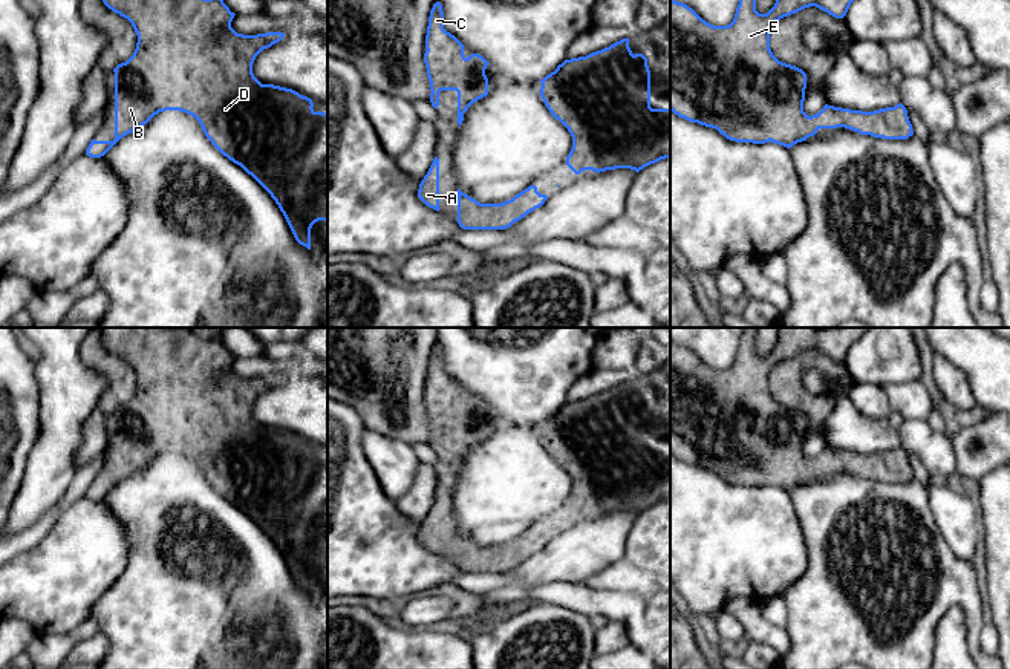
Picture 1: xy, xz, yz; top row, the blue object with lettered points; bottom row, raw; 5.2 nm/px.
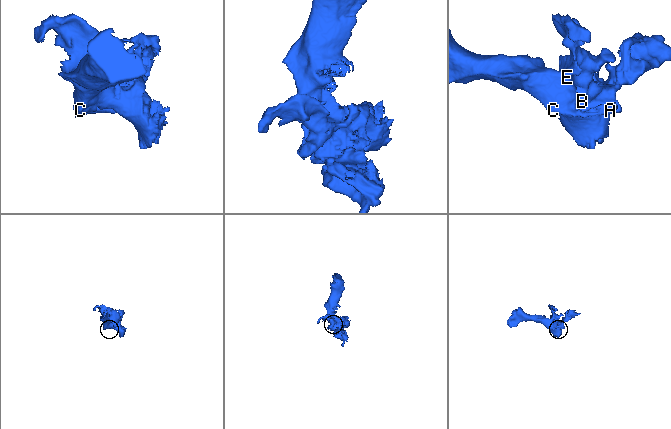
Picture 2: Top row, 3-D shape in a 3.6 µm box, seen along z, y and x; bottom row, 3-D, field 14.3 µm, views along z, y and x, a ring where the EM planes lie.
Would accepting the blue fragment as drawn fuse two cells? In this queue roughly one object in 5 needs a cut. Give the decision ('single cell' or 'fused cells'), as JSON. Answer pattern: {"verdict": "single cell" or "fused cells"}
{"verdict": "single cell"}

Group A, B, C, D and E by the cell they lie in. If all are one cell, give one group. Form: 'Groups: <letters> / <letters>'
Groups: A B C D E

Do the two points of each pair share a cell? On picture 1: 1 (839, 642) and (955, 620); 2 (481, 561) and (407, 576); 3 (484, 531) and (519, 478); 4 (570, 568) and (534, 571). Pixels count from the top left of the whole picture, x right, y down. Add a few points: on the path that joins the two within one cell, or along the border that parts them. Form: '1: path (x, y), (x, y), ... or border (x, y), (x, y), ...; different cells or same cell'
1: border (958, 605), (954, 605), (940, 620), (932, 652); different cells
2: border (426, 547), (447, 556), (464, 571); different cells
3: path (490, 518), (493, 504), (505, 492); same cell
4: path (560, 568), (544, 568); same cell

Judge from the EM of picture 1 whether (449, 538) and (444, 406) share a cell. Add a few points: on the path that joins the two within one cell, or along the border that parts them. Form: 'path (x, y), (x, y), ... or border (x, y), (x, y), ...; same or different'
path (444, 505), (447, 438); same

